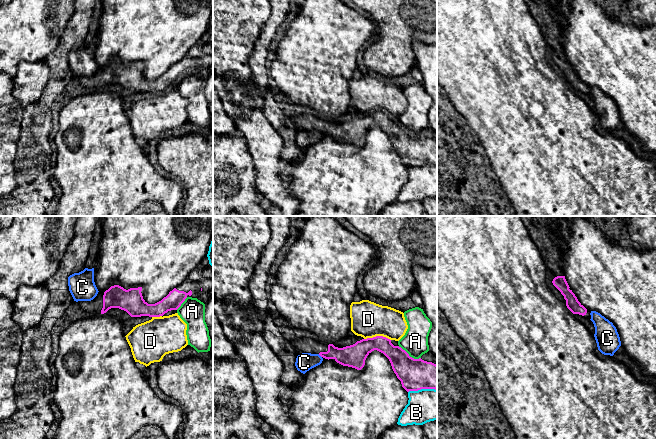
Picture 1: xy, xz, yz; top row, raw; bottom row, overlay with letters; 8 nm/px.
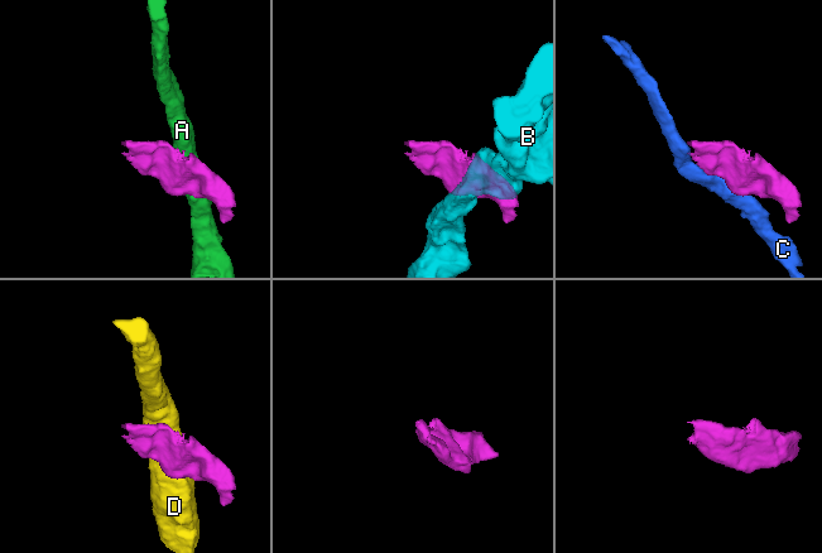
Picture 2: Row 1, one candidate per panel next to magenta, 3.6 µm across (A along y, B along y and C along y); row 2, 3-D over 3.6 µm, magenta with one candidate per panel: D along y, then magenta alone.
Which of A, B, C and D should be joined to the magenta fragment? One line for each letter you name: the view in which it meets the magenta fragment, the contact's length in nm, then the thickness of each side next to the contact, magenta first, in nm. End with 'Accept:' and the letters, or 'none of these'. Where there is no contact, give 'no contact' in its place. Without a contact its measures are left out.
Accept: none of these

